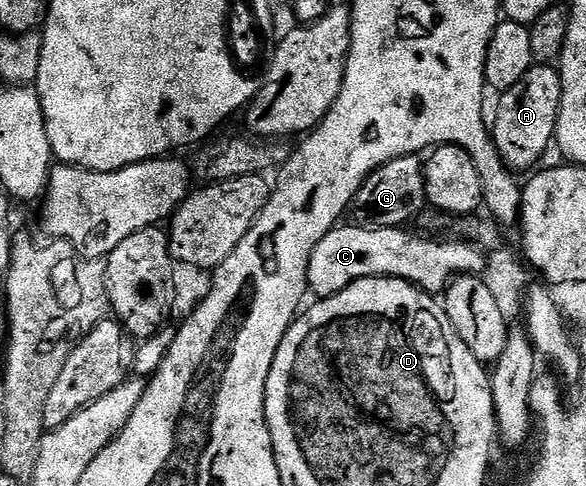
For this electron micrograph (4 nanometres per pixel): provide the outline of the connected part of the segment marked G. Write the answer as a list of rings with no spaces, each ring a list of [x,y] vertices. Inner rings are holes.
[[[419,156],[394,159],[382,167],[378,167],[362,183],[362,187],[356,192],[356,198],[350,206],[350,217],[355,224],[362,229],[399,229],[407,226],[408,220],[419,218],[425,212],[428,205],[426,195],[426,179],[424,178],[424,161]]]

